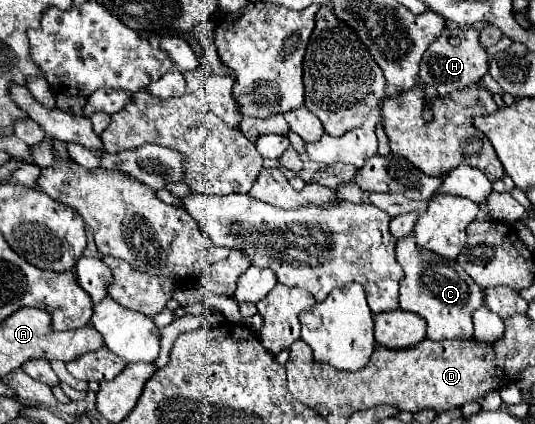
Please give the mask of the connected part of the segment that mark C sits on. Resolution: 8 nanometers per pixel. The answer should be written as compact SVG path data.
M414 235L398 239L396 259L406 273L400 281L400 309L426 319L426 337L432 341L474 339L472 313L484 305L484 289L476 285L454 259L448 261L444 257L436 257L436 253L428 253L426 249L416 249Z

